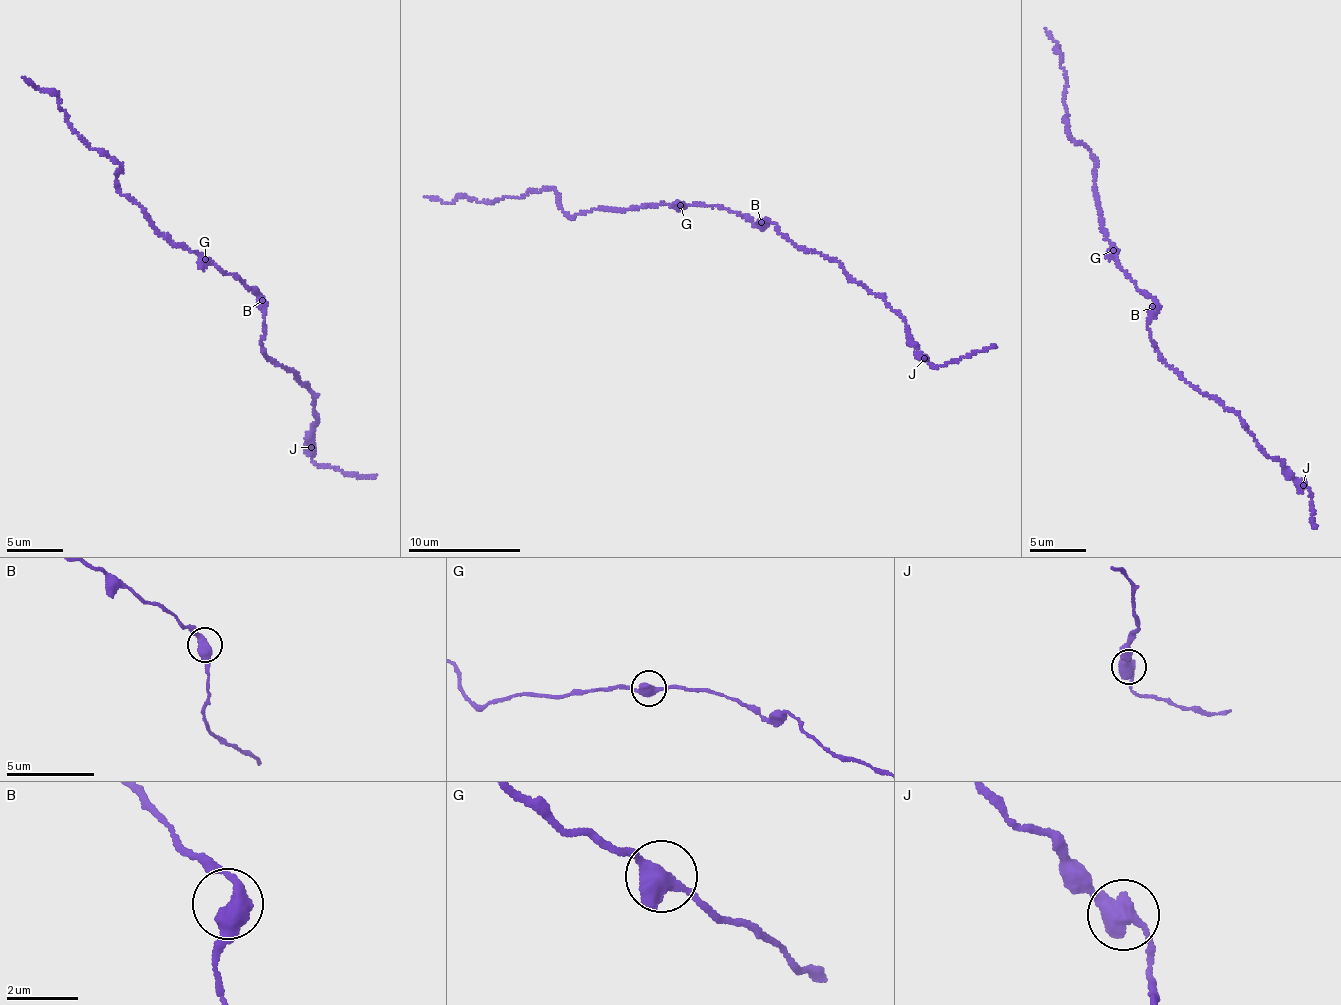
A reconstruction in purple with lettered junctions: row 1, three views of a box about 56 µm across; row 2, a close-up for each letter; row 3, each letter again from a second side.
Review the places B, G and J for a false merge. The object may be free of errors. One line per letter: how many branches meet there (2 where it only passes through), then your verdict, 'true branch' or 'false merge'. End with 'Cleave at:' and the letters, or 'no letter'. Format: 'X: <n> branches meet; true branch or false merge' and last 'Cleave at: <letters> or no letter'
B: 2 branches meet; true branch
G: 2 branches meet; true branch
J: 2 branches meet; true branch
Cleave at: no letter

